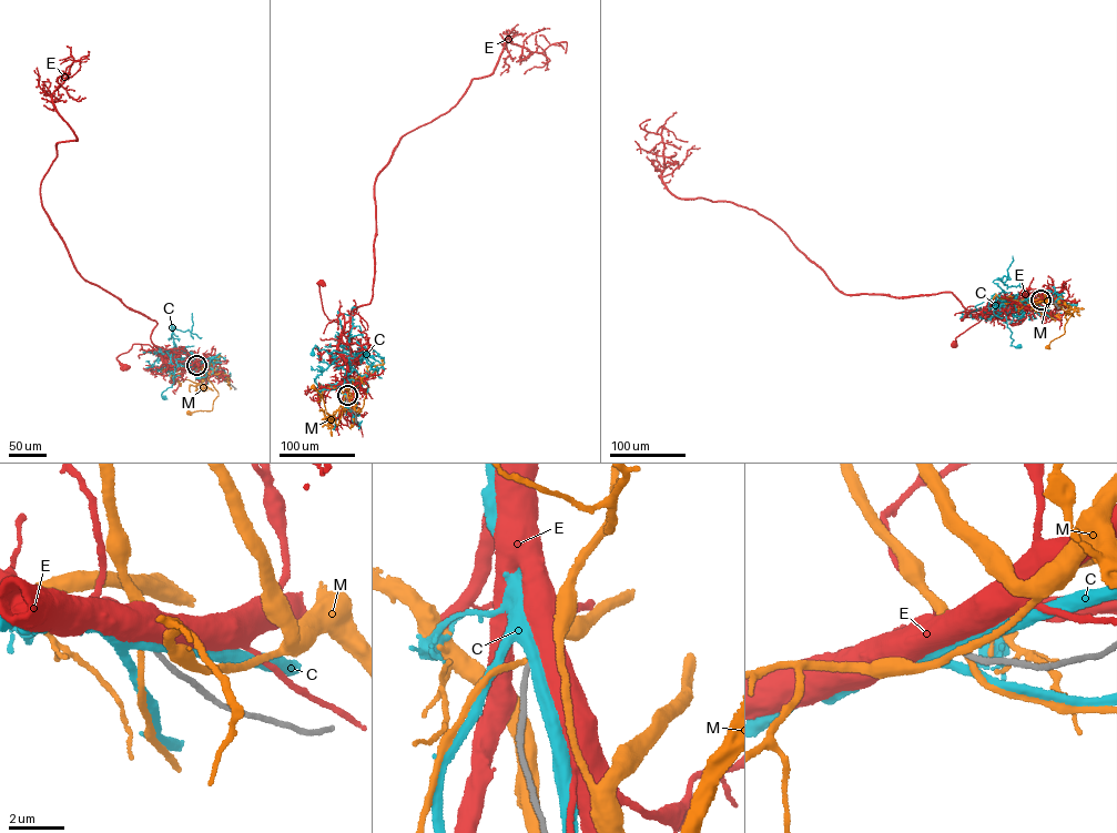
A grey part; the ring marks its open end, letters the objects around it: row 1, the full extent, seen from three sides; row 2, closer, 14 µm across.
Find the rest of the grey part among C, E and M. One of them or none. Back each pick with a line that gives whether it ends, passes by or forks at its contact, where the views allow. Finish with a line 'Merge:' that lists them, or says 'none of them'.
M: it passes by
Merge: M

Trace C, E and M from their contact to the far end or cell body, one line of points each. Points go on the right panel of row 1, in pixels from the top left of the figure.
C: (1042, 300), (1023, 304), (1004, 292), (1007, 327), (1013, 339), (1011, 345), (1018, 346)
E: (1041, 300), (1013, 307), (1002, 320), (989, 317), (983, 306), (981, 320), (956, 337), (954, 344)
M: (1041, 300), (1038, 294), (1053, 300), (1055, 307), (1070, 315), (1064, 334), (1047, 346)

